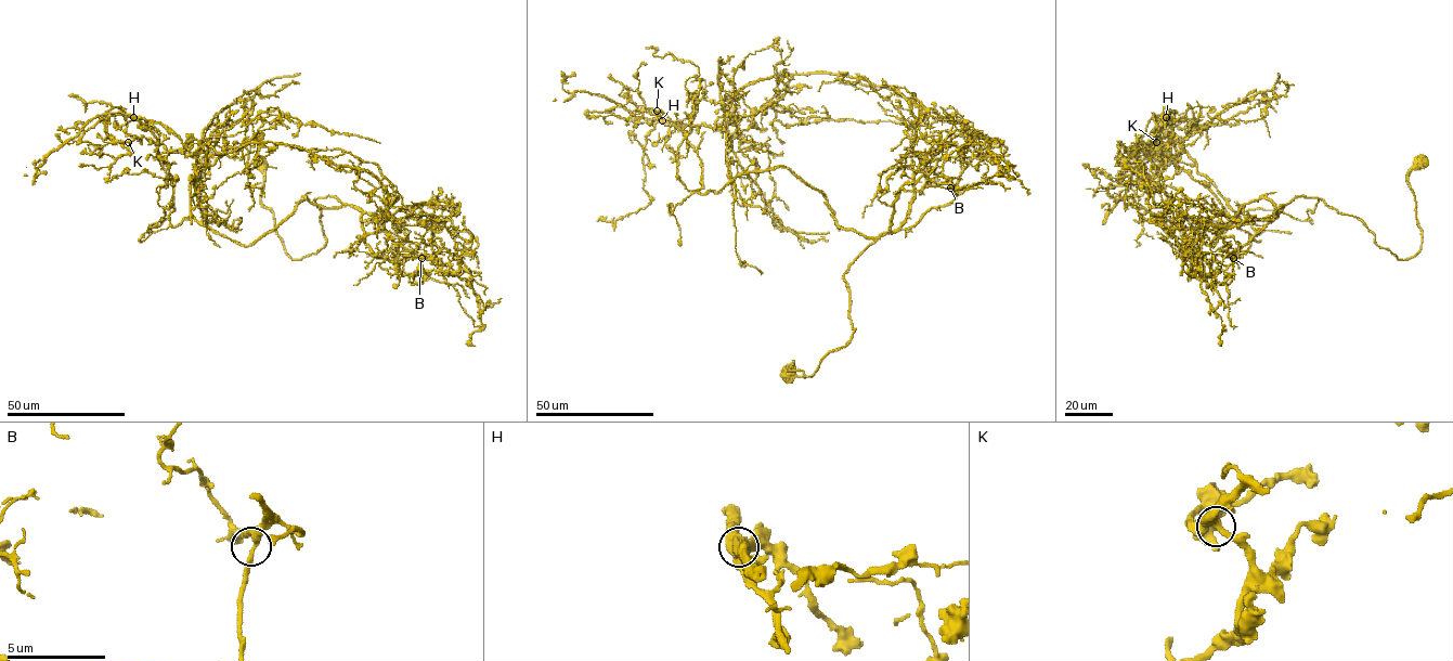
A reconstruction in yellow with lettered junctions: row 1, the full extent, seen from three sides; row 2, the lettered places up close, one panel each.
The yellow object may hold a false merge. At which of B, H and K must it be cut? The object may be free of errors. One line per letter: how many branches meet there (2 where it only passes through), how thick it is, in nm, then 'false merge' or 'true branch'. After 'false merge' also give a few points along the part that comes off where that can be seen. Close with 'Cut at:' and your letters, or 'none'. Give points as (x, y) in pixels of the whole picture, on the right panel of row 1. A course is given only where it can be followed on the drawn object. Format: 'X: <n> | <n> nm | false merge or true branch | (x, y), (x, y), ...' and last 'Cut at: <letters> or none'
B: 3 | 280 nm | true branch
H: 3 | 700 nm | false merge | (1166, 117), (1175, 155), (1119, 152), (1167, 196), (1220, 346)
K: 3 | 380 nm | true branch
Cut at: H

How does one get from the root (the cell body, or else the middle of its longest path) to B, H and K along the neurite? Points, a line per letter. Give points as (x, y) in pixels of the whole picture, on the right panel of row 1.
B: (1419, 164), (1408, 178), (1422, 232), (1413, 256), (1398, 259), (1358, 218), (1297, 196), (1233, 258)
H: (1419, 164), (1408, 183), (1422, 244), (1406, 259), (1304, 196), (1245, 203), (1213, 245), (1239, 218), (1166, 117)
K: (1419, 164), (1422, 244), (1406, 259), (1304, 196), (1245, 203), (1213, 245), (1239, 218), (1180, 143), (1156, 142)

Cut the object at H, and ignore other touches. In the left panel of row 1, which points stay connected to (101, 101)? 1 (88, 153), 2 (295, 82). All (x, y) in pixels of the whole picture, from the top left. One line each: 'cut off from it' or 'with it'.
1: with it
2: with it

